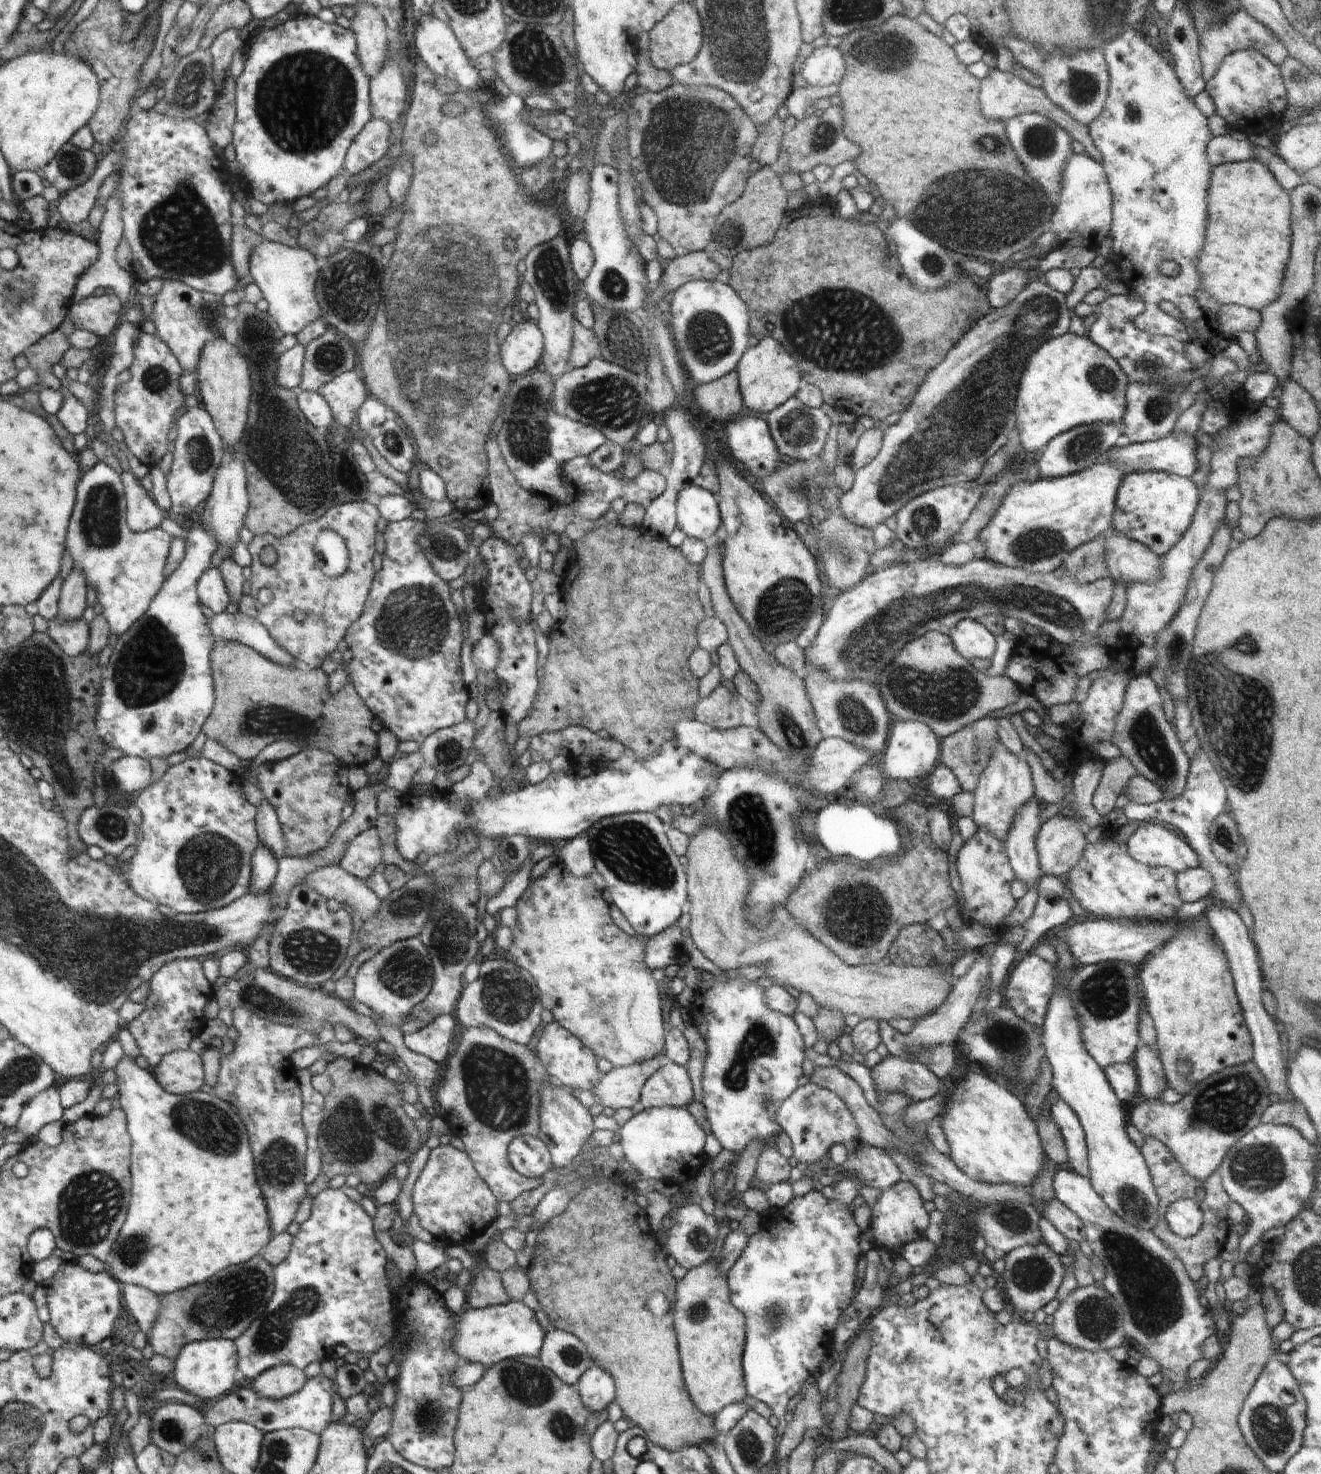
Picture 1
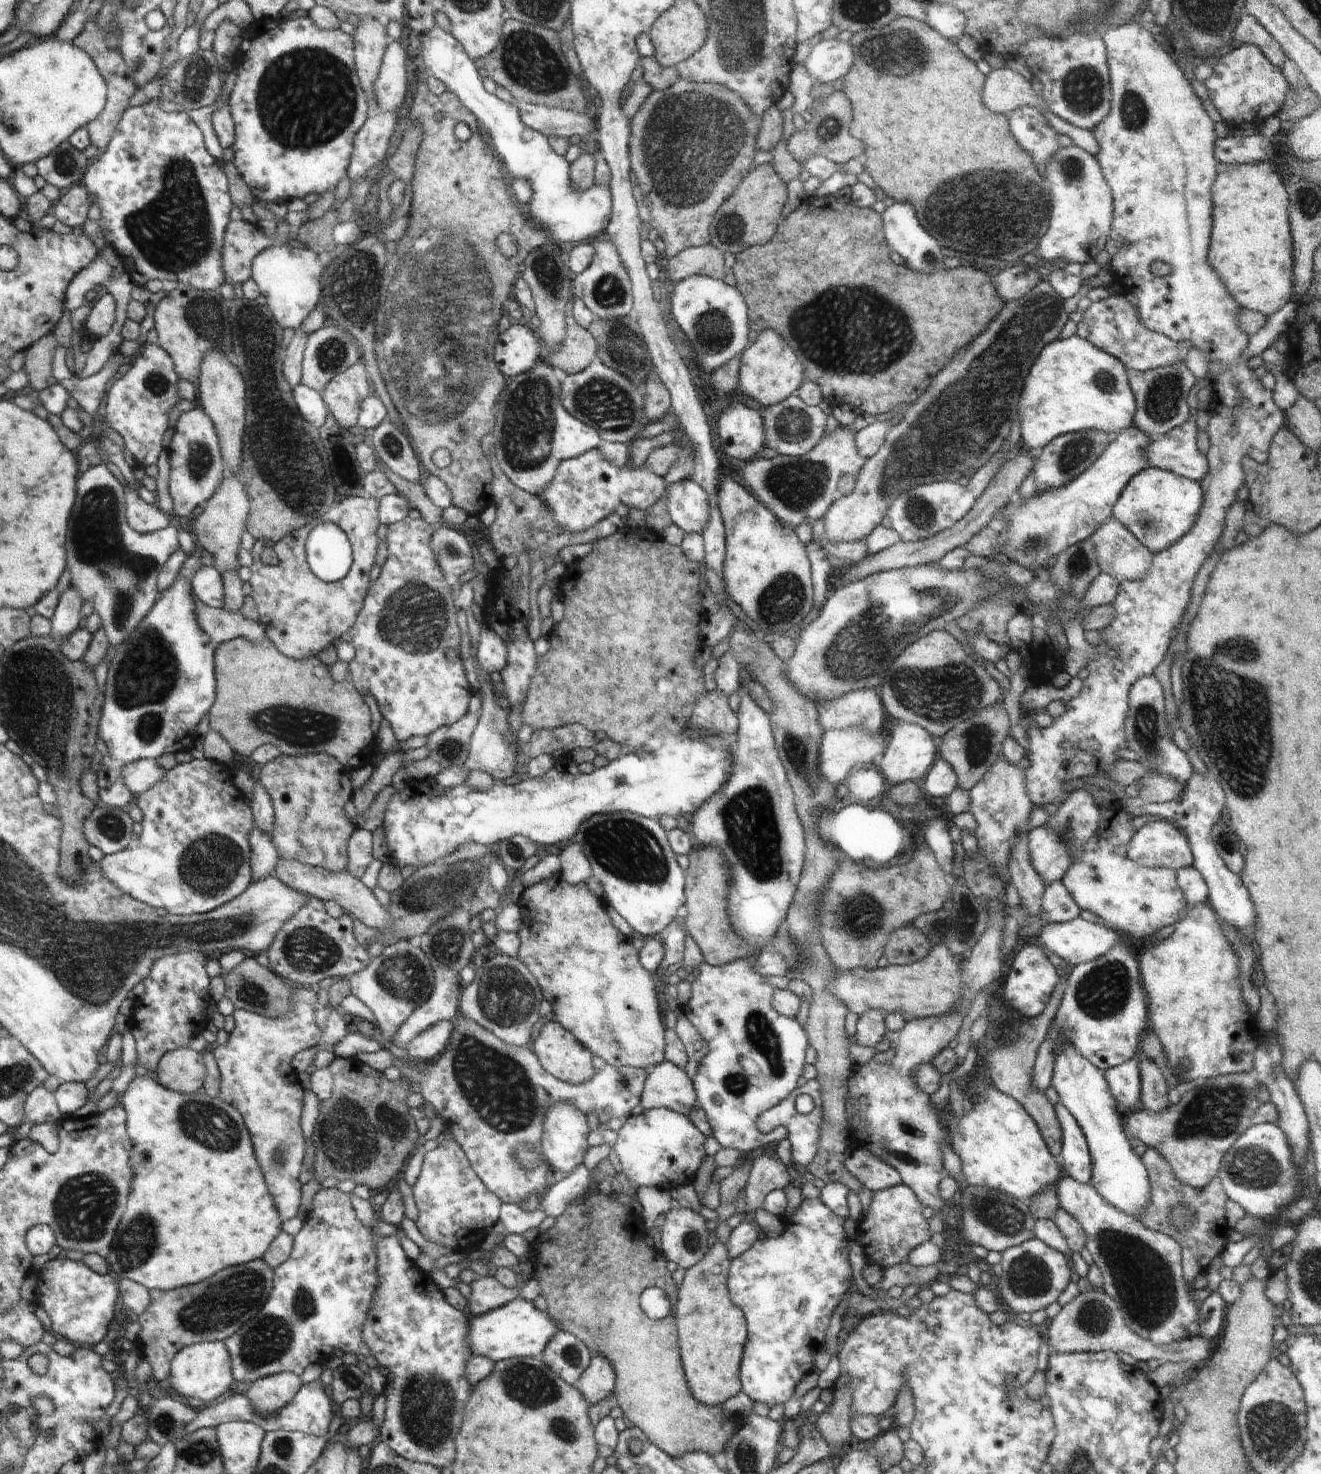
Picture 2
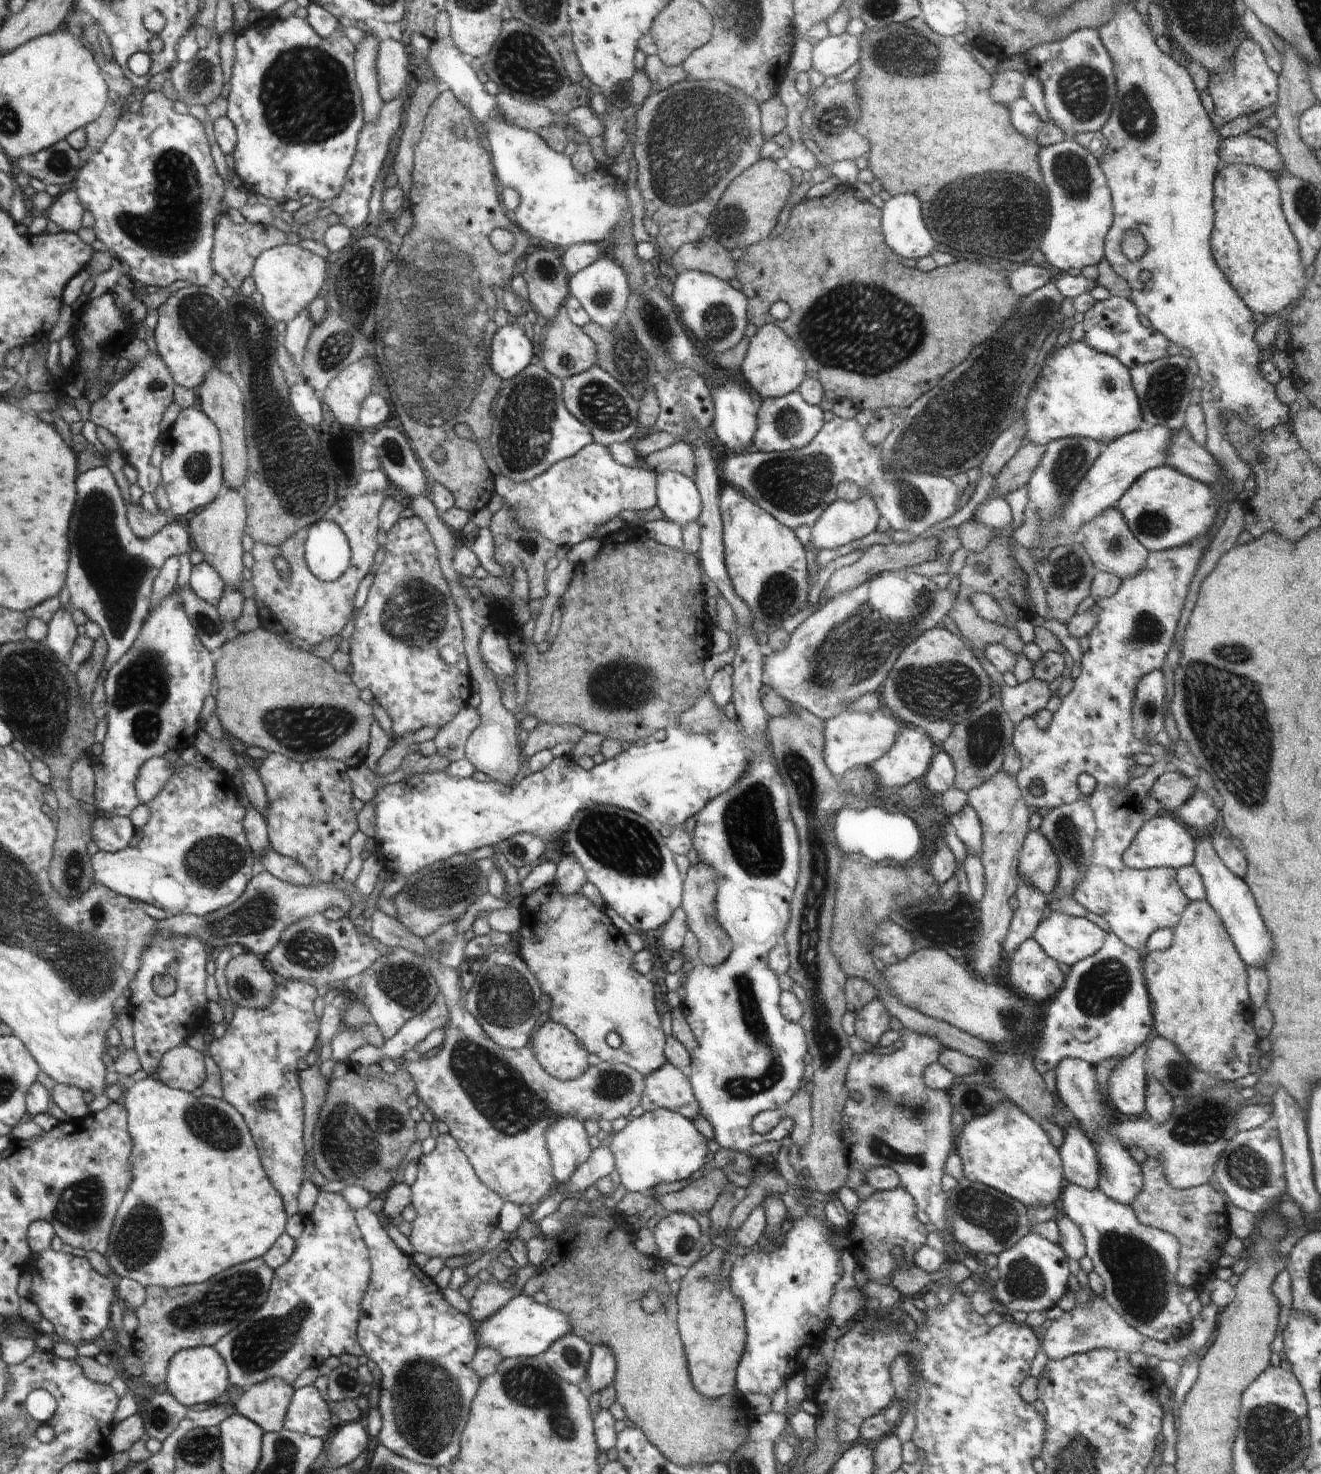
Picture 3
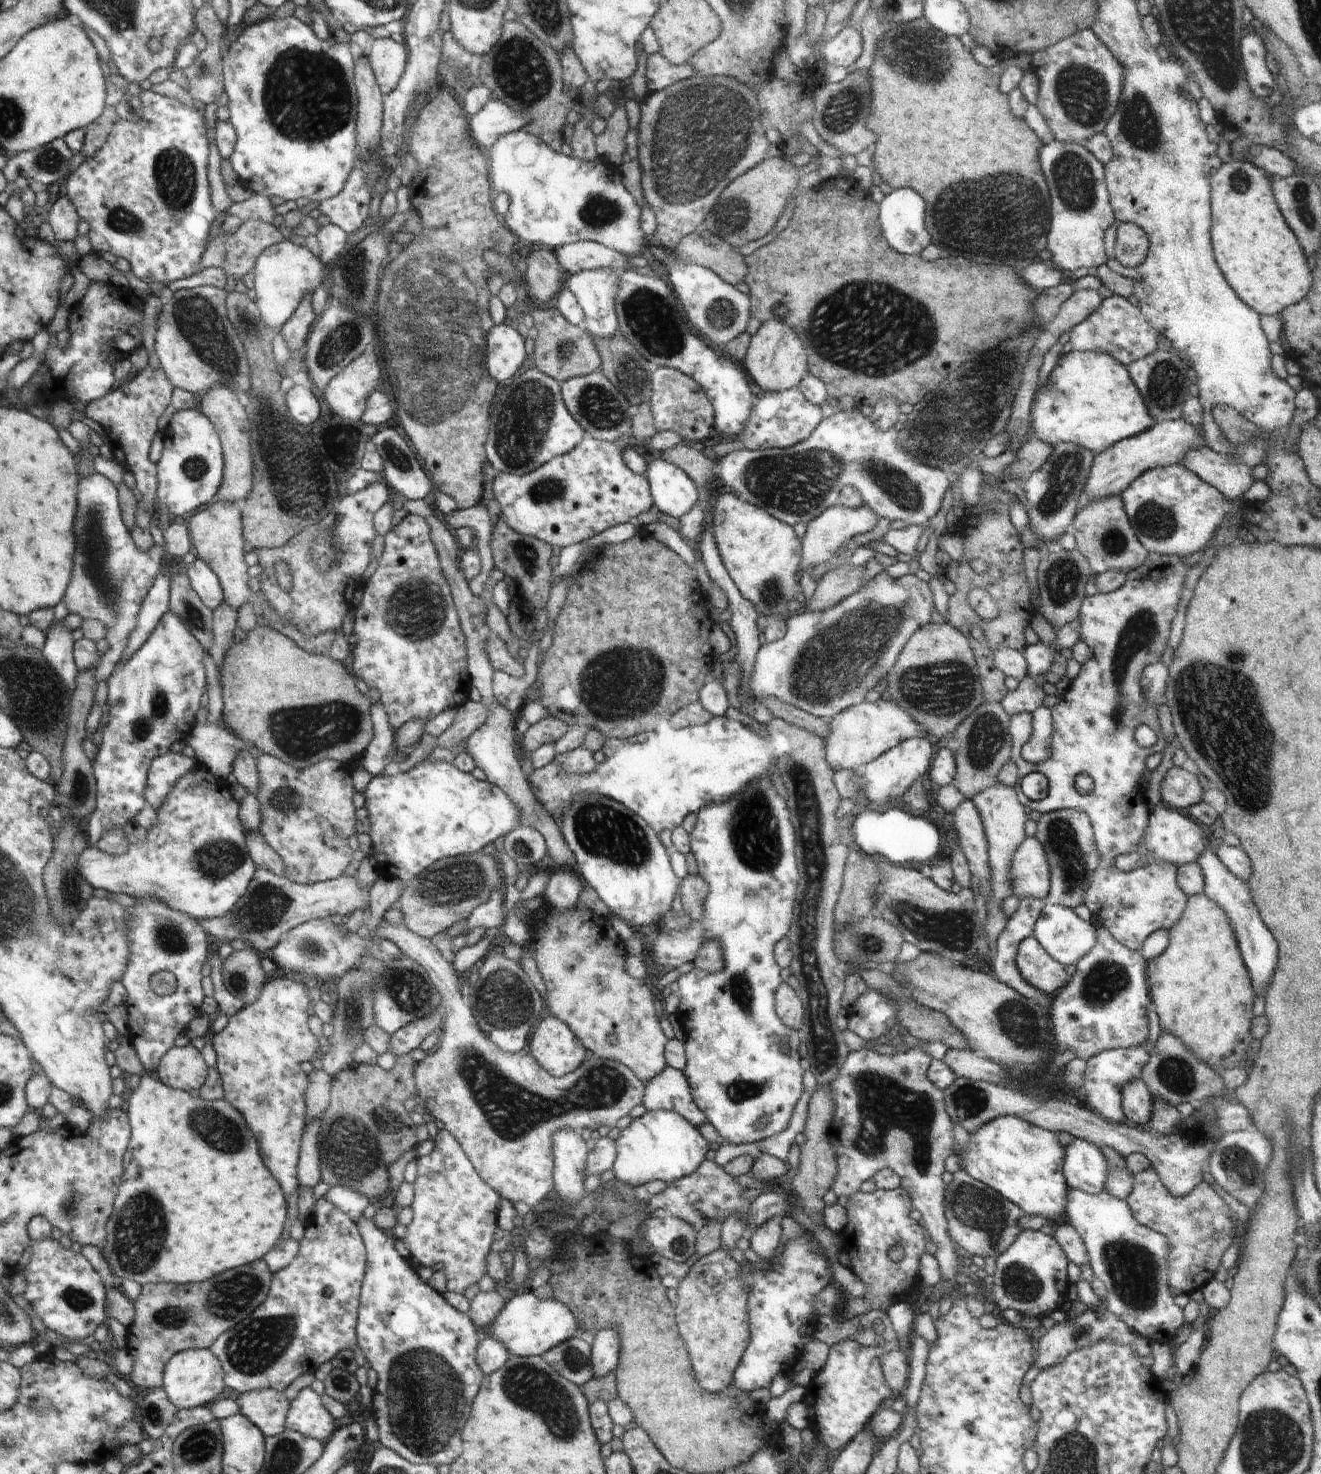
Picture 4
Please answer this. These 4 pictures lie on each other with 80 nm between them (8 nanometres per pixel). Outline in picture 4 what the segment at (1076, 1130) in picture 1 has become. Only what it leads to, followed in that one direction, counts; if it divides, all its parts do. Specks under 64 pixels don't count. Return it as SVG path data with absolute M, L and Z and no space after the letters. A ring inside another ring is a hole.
M1074 1137L1074 1142L1065 1150L1063 1174L1068 1187L1094 1196L1106 1191L1108 1163L1098 1147Z

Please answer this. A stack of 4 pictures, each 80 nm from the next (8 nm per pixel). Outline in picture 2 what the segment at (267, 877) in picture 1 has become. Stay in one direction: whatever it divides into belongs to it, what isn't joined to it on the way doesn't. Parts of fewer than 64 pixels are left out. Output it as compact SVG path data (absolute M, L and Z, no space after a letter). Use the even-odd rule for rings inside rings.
M258 824L252 826L249 835L252 847L253 880L262 880L270 874L274 875L274 866L279 855L274 849L270 834L266 834Z

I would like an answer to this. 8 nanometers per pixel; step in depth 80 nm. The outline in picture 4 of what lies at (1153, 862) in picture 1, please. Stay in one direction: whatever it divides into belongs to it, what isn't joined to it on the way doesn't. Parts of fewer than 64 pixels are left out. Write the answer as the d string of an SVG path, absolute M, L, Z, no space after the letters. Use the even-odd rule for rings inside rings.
M1159 801L1151 809L1150 822L1148 822L1146 834L1142 836L1142 844L1138 844L1132 854L1120 856L1115 865L1119 870L1128 871L1134 870L1136 866L1146 866L1150 862L1172 862L1176 867L1197 862L1200 854L1206 850L1209 840L1209 829L1196 823L1185 812L1165 806Z

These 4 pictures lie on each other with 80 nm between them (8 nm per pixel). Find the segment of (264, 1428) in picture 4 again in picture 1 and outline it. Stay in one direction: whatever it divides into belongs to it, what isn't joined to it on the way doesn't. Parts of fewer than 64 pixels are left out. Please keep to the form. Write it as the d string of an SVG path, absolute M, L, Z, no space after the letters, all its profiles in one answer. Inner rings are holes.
M282 1364L274 1366L273 1369L266 1370L253 1382L252 1390L262 1398L270 1400L284 1400L304 1387L307 1377L302 1370Z

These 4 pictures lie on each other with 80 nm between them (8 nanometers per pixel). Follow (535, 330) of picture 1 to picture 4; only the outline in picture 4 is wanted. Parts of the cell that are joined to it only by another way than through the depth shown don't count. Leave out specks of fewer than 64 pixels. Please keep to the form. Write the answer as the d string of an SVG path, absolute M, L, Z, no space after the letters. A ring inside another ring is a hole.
M498 324L490 330L486 338L486 368L490 378L502 382L512 378L526 360L526 348L520 334L504 324Z

